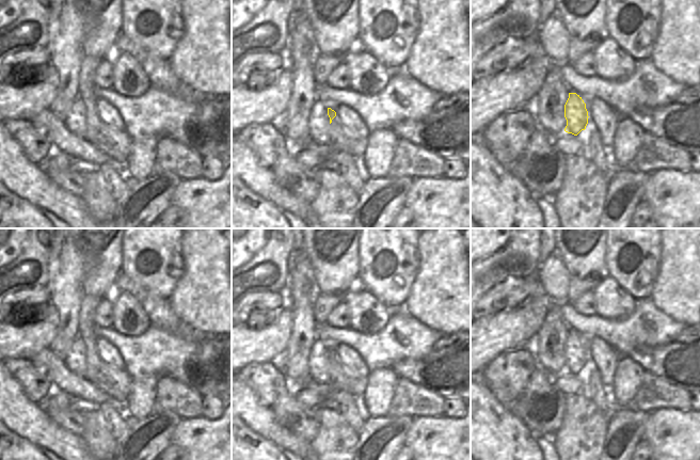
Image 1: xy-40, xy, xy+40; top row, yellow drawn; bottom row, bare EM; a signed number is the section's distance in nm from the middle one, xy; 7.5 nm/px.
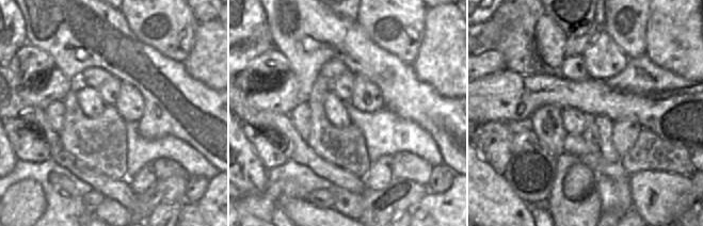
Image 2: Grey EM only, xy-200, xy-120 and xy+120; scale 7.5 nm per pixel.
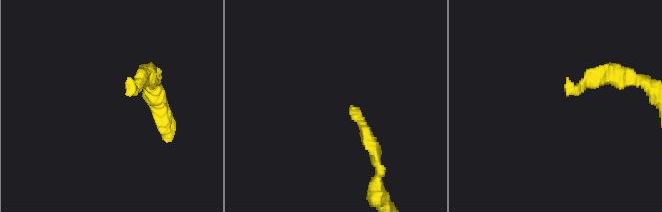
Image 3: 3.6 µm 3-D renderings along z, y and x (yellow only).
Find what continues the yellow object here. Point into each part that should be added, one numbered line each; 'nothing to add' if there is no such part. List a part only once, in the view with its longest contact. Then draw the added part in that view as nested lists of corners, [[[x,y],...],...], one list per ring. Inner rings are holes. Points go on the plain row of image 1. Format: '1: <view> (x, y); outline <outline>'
1: xy (318, 361); outline [[[317,338],[308,356],[308,377],[314,381],[327,382],[330,364],[328,347]]]

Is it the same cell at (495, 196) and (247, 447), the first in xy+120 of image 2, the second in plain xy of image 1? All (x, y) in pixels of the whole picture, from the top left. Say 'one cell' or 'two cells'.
one cell

